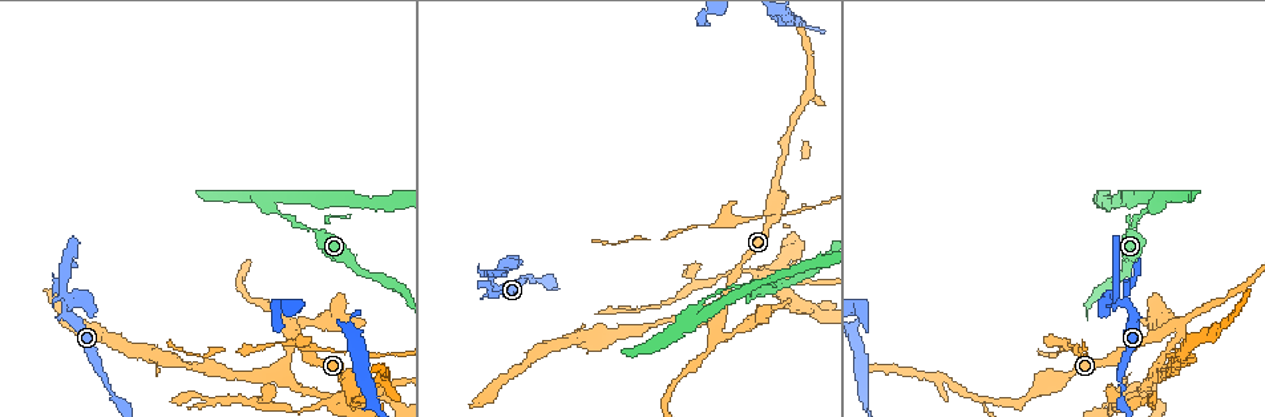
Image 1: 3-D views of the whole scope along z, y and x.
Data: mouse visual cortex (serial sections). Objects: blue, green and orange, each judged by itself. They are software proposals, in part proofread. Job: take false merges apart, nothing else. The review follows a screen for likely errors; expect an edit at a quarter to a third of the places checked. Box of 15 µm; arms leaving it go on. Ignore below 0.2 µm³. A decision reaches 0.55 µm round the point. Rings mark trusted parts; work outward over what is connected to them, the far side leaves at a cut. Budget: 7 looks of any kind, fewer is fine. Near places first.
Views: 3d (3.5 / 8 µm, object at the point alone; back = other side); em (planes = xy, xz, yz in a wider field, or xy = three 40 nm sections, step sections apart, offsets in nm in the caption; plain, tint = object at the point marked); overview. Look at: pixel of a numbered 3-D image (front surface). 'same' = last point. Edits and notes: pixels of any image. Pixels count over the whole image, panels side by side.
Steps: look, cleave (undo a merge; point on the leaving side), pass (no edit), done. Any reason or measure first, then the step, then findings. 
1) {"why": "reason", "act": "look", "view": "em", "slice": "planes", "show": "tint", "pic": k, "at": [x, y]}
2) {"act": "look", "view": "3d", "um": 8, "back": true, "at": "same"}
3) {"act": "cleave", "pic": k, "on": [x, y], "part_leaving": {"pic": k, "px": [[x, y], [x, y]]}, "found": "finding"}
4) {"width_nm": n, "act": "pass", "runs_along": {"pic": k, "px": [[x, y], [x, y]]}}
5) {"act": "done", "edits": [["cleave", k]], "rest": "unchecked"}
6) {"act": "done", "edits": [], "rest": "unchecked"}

{"why": "sharp bend", "act": "look", "view": "3d", "um": 3.5, "pic": 1, "at": [734, 285]}

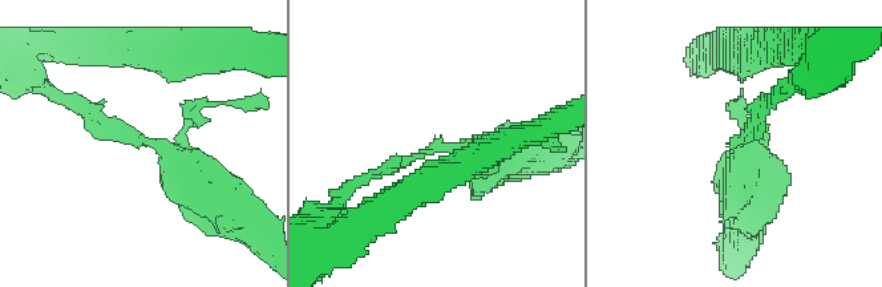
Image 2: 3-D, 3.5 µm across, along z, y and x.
{"act": "look", "view": "em", "slice": "xy", "step": 1, "show": "tint", "pic": 2, "at": [148, 137]}

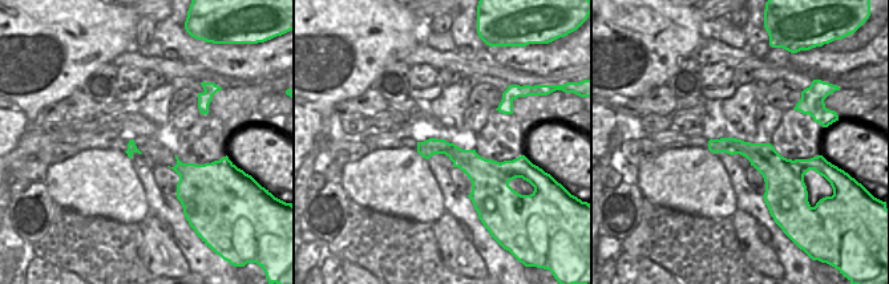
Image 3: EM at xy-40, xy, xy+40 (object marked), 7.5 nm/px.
{"act": "pass", "runs_along": {"pic": 2, "px": [[202, 191], [158, 144], [76, 106]]}, "found": "one cell here"}

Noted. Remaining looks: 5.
{"why": "two arms in line, one across", "act": "look", "view": "3d", "um": 3.5, "pic": 1, "at": [695, 313]}

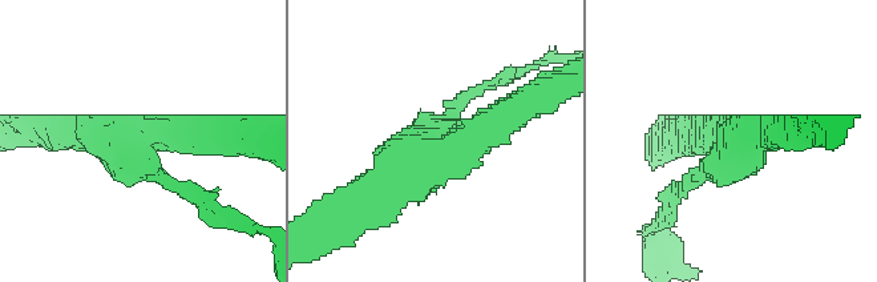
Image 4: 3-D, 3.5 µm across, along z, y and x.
{"arms": 3, "arm_widths_nm": [150, 400, 400], "why": "need the tissue", "act": "look", "view": "em", "slice": "planes", "show": "tint", "pic": 4, "at": [435, 142]}

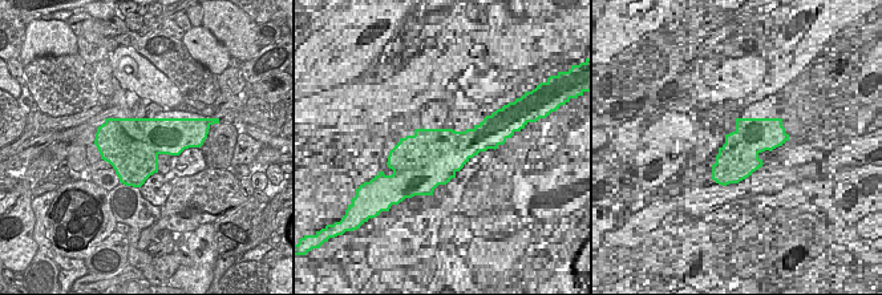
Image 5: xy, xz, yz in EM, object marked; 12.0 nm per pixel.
{"width_nm": 700, "act": "cleave", "pic": 4, "on": [791, 145], "part_leaving": {"pic": 4, "px": [[443, 146], [460, 142], [561, 81]]}, "found": "two cells meet here"}

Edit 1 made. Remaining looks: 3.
{"why": "see it whole again", "act": "look", "view": "overview"}

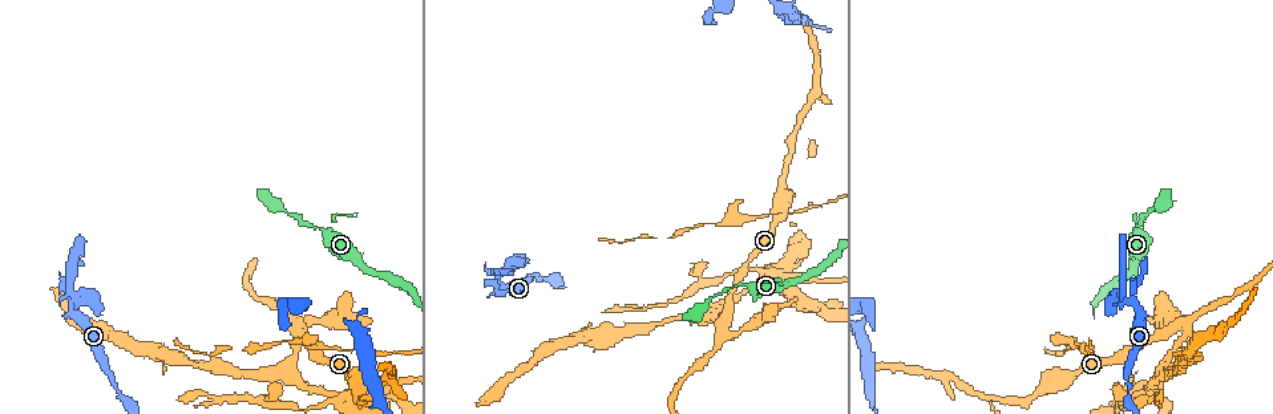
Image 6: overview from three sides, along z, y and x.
{"why": "four-way junction", "act": "look", "view": "3d", "um": 3.5, "pic": 6, "at": [724, 335]}

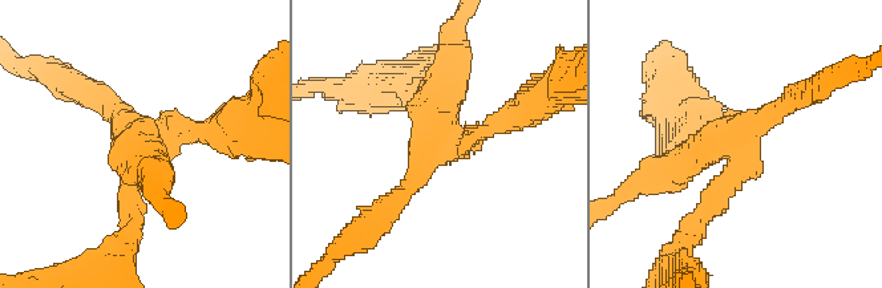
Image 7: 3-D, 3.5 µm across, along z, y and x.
{"arms": 4, "arm_widths_nm": [250, 250, 300, 450], "why": "need the tissue", "act": "look", "view": "em", "slice": "planes", "show": "tint", "pic": 7, "at": [140, 137]}

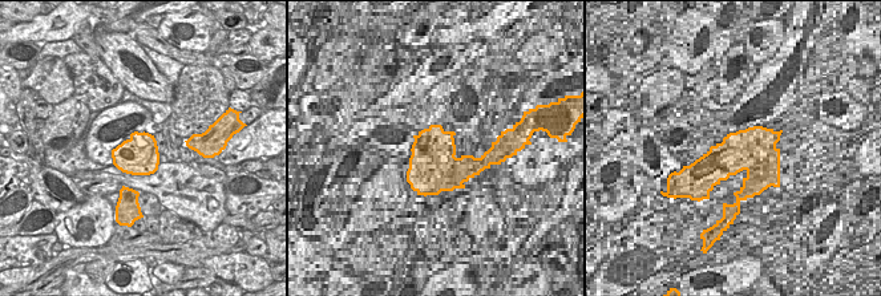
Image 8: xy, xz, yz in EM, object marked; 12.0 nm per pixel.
{"width_nm": 480, "act": "cleave", "pic": 7, "on": [723, 203], "part_leaving": {"pic": 7, "px": [[741, 157], [680, 246], [680, 262]]}, "found": "two cells meet here"}

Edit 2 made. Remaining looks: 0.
{"act": "done", "edits": [["cleave", 4], ["cleave", 7]], "rest": "unchecked"}

